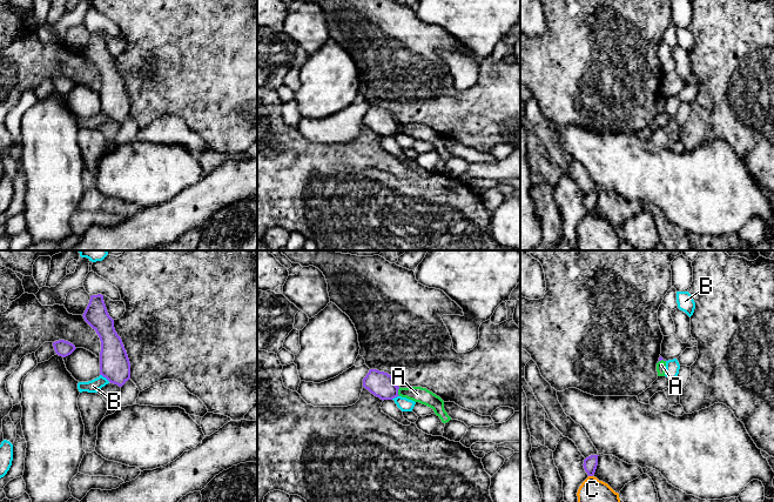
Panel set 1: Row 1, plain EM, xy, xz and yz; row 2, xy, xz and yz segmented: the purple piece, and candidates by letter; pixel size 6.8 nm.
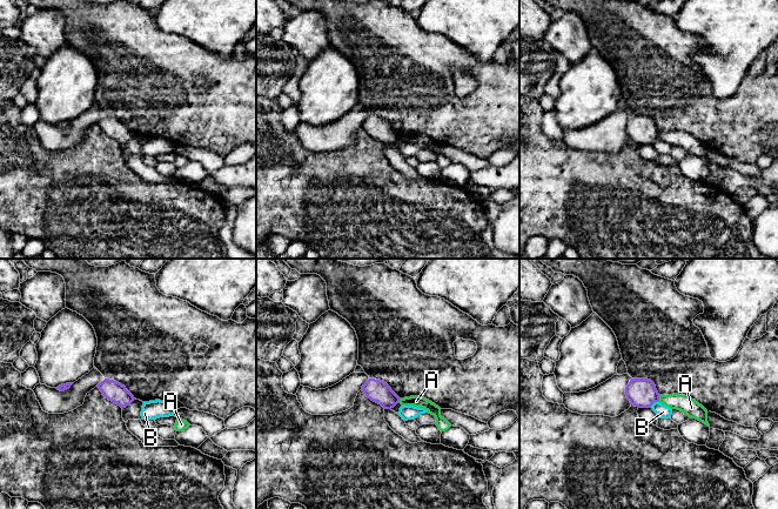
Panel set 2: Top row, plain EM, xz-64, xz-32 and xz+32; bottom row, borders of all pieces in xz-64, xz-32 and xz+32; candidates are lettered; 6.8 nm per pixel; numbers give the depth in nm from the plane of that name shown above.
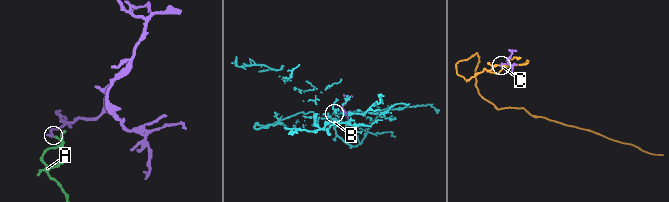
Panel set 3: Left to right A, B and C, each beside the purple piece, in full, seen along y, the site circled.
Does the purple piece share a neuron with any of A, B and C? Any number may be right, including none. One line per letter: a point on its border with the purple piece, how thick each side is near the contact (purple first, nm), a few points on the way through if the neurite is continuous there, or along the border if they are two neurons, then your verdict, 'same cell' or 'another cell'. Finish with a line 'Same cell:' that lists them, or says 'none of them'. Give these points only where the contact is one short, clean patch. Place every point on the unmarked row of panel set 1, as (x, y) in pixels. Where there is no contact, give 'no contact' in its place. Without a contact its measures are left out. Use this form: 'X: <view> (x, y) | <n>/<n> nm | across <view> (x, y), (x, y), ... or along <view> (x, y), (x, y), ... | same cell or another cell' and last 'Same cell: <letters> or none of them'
A: xz (397, 128) | 170/110 nm | along xz (399, 124), (398, 132) | another cell
B: xy (105, 113) | 200/90 nm | another cell
C: yz (591, 212) | 100/280 nm | another cell
Same cell: none of them

